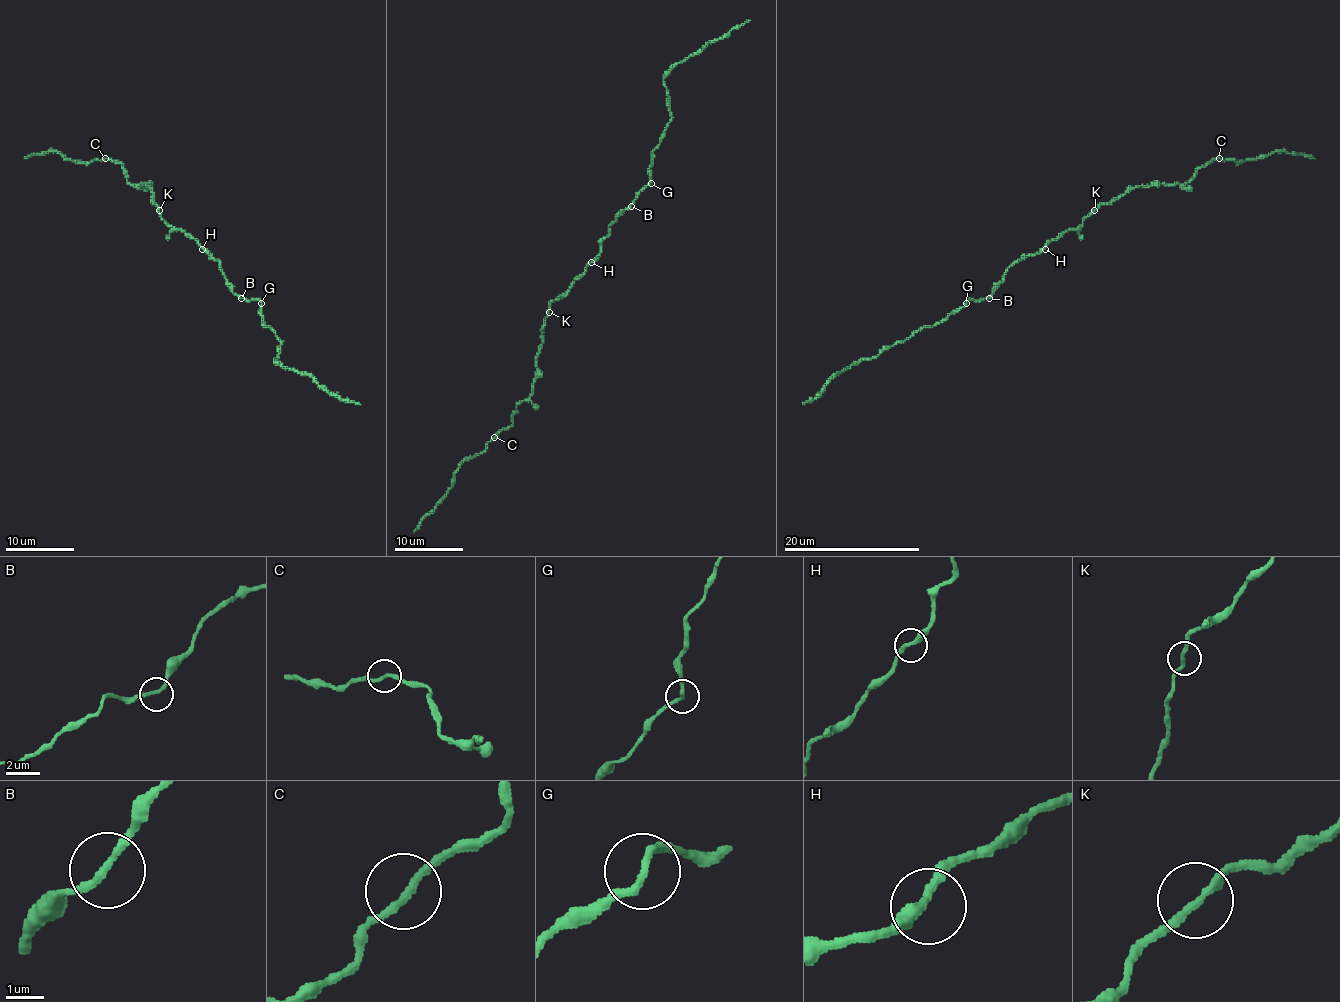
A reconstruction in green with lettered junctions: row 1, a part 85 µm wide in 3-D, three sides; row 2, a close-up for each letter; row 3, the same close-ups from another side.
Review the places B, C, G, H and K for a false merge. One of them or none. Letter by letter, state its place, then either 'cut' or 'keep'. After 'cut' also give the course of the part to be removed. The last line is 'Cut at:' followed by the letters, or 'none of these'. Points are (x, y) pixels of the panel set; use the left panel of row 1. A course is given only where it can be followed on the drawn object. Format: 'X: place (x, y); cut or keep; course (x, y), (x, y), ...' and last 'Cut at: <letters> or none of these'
B: place (241, 298); keep
C: place (105, 158); keep
G: place (261, 303); keep
H: place (202, 249); keep
K: place (159, 210); keep
Cut at: none of these

